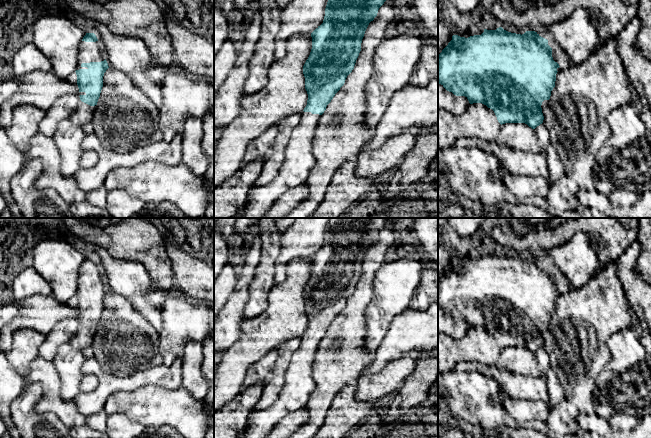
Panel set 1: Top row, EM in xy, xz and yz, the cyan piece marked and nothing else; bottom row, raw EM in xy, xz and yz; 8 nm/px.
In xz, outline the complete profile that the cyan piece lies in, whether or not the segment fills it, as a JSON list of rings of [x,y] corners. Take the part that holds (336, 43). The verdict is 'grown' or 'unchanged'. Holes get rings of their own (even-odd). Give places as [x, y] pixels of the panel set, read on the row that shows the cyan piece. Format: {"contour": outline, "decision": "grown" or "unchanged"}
{"contour": [[[328,0],[323,23],[312,33],[312,49],[303,66],[307,105],[297,126],[286,134],[285,156],[277,176],[268,184],[254,186],[248,196],[244,218],[265,218],[271,206],[289,189],[305,183],[315,165],[312,153],[315,130],[321,115],[354,69],[365,31],[386,0]]], "decision": "grown"}

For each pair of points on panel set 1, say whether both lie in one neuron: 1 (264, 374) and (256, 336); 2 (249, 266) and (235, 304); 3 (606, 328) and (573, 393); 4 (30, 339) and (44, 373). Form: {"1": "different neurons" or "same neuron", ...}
{"1": "different neurons", "2": "same neuron", "3": "same neuron", "4": "different neurons"}

